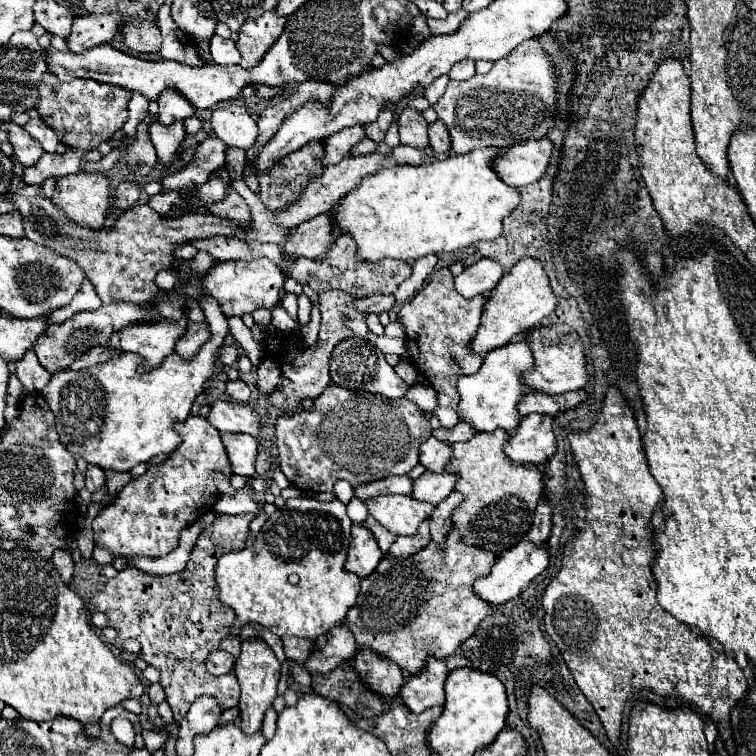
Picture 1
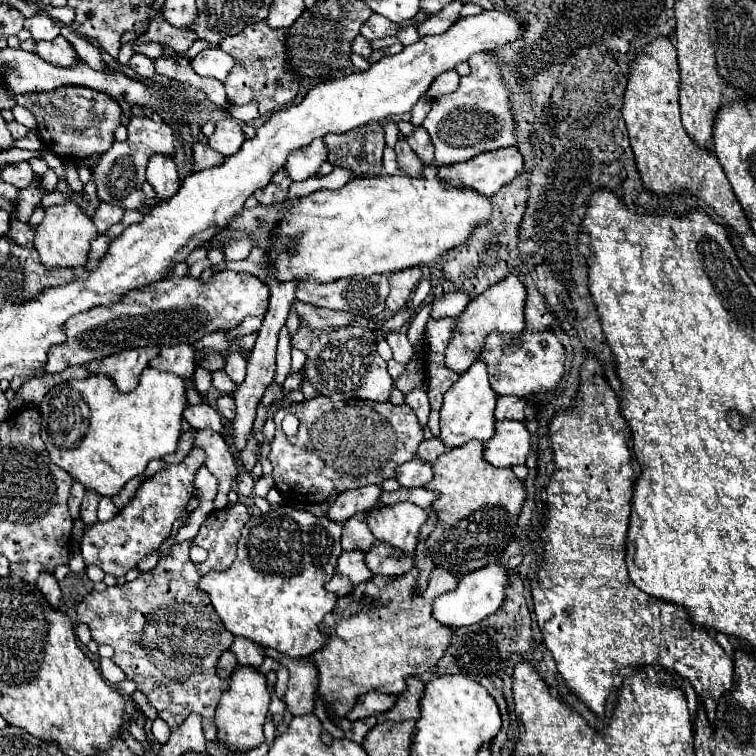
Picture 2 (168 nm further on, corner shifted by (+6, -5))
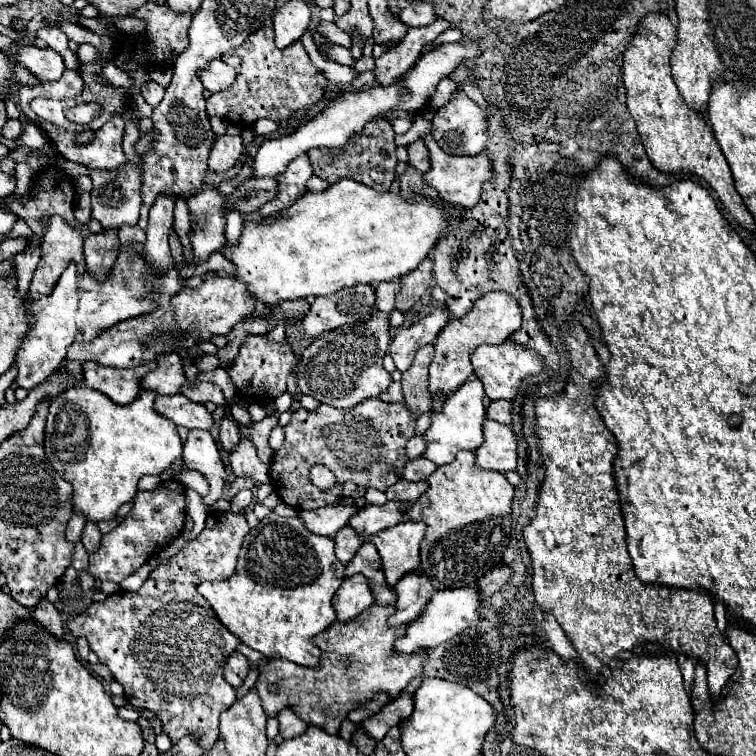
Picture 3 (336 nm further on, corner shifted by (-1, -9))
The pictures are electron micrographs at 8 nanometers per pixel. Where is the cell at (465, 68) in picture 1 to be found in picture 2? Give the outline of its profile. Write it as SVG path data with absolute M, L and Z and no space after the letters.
M445 71L445 73L441 73L435 81L433 81L433 85L429 87L429 95L435 99L435 97L441 97L441 95L447 95L447 93L453 93L455 89L457 89L457 83L459 83L459 73L457 71Z

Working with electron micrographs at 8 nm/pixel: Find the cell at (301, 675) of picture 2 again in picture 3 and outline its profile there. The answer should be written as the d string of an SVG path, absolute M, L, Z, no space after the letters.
M282 709L278 713L278 721L280 721L280 737L282 739L292 739L296 735L302 735L302 731L308 727L300 717L294 715L292 709Z

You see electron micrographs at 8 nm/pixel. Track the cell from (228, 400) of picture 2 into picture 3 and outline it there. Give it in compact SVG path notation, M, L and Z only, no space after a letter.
M224 417L220 423L220 445L224 451L232 451L236 447L236 443L240 443L240 435L238 435L238 425L234 419Z

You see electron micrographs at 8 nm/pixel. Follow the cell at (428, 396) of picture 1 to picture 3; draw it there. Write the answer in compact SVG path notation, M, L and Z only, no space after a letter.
M392 383L392 385L388 387L388 391L384 391L384 395L380 395L380 399L382 399L382 401L388 401L388 403L404 403L400 383Z

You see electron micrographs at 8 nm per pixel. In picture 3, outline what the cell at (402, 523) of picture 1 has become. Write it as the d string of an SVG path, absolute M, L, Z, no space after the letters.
M402 521L372 537L382 559L386 585L394 587L406 573L420 571L420 541L424 539L424 523Z

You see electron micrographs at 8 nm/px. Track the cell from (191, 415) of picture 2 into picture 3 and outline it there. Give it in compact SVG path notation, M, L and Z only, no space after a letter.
M180 393L170 397L158 397L154 401L154 409L156 413L170 419L174 425L182 425L186 429L204 429L204 431L214 429L212 415L206 411L206 407L202 403L186 399Z

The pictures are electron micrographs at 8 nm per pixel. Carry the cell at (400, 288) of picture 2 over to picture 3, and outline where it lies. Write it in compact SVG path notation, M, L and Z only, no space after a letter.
M388 281L388 283L380 283L374 287L376 291L376 307L380 311L386 311L390 313L394 309L394 295L398 291L398 281Z

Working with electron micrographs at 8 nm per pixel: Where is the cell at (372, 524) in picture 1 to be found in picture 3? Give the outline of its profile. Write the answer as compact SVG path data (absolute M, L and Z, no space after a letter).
M342 527L334 537L334 551L336 551L336 557L340 559L340 563L348 563L354 555L356 555L356 551L360 549L360 545L364 543L364 539L356 533L356 531L352 531L352 527Z

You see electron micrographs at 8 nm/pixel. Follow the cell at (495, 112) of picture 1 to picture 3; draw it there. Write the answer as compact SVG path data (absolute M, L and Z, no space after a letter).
M458 89L452 99L436 111L432 121L432 135L448 155L478 155L484 151L488 139L488 119L482 115L480 107L464 91Z

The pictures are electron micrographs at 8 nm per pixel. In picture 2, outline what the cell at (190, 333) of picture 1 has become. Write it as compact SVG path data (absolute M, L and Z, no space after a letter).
M187 343L161 347L159 355L153 357L149 365L159 371L175 373L179 377L191 377L195 373L195 349Z

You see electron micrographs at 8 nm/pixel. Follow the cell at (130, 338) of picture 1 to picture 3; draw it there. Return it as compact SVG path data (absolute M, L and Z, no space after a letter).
M86 361L82 367L84 367L84 385L104 393L116 405L130 405L140 395L140 377L148 369L144 365L134 371L114 369L94 361Z

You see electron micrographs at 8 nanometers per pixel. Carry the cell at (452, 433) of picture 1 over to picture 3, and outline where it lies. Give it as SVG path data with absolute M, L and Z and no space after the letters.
M418 457L414 461L408 461L408 465L404 467L404 479L408 481L424 481L428 475L432 475L436 471L436 465L424 457Z

